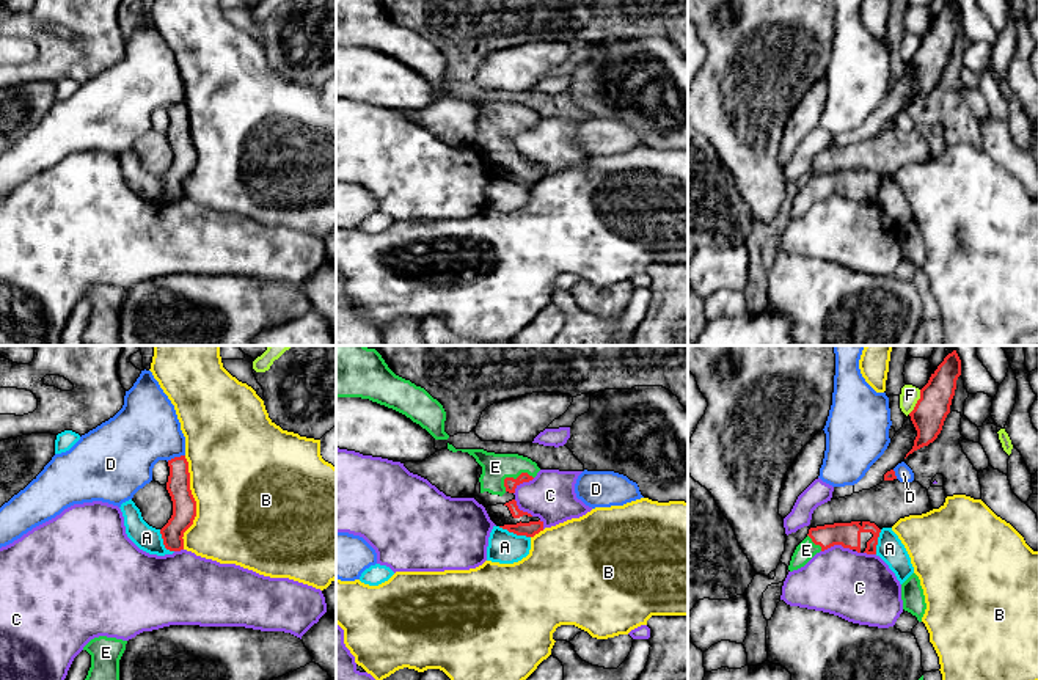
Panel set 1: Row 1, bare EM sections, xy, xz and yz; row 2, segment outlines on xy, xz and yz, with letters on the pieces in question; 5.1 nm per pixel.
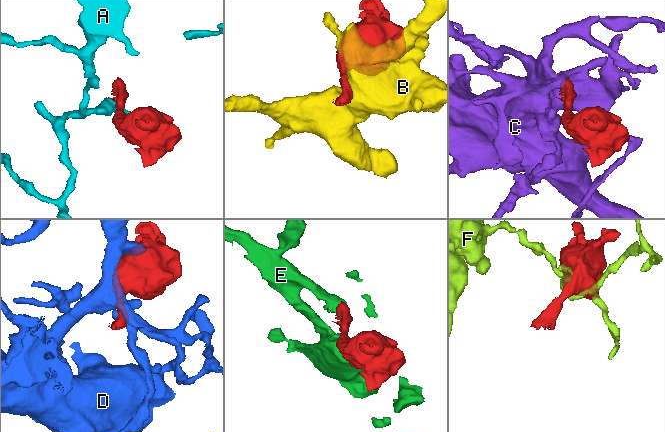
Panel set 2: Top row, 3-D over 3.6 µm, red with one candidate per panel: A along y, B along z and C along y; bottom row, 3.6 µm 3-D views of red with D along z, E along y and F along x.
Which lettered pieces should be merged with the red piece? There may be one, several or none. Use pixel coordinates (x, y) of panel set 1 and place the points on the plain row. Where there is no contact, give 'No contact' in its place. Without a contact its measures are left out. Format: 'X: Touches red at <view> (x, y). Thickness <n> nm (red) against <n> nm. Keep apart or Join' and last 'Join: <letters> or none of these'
A: Touches red at xz (514, 181). Thickness 80 nm (red) against 170 nm. Keep apart
B: Touches red at xy (195, 151). Thickness 130 nm (red) against 500 nm. Keep apart
C: Touches red at yz (836, 192). Thickness 130 nm (red) against 360 nm. Keep apart
D: Touches red at xy (175, 106). Thickness 120 nm (red) against 340 nm. Keep apart
E: Touches red at xz (512, 126). Thickness 70 nm (red) against 140 nm. Join
F: Touches red at yz (917, 51). Thickness 170 nm (red) against 100 nm. Keep apart
Join: E

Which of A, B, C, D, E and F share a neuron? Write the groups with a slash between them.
A / B / C / D / E / F

